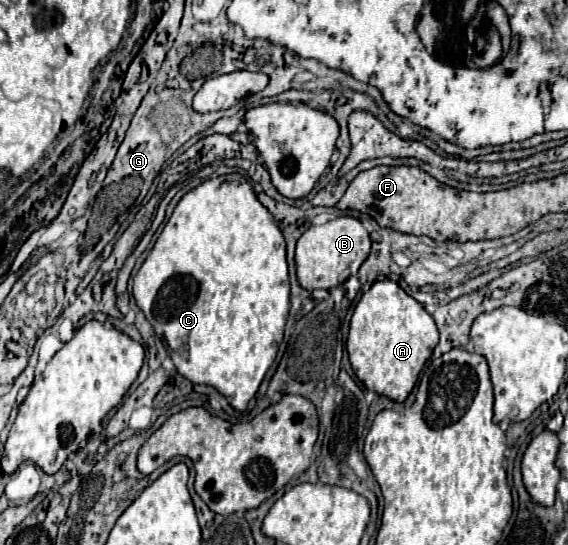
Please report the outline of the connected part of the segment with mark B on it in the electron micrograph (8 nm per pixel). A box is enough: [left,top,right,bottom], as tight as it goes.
[296,216,370,290]

